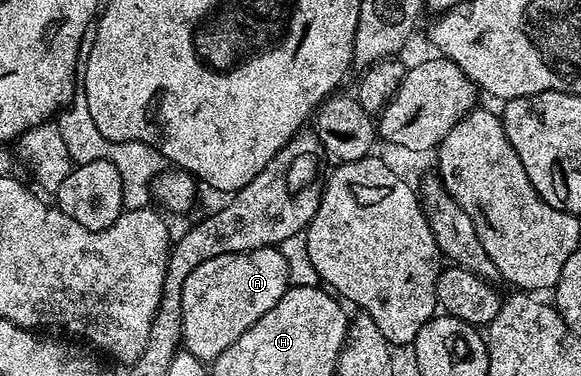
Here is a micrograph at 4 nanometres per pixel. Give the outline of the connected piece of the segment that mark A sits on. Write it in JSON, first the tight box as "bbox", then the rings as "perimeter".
{"bbox":[182,246,289,360],"perimeter":[[[276,246],[231,252],[202,262],[182,286],[183,347],[199,360],[216,360],[226,346],[234,346],[266,310],[273,308],[289,287],[286,258]]]}

